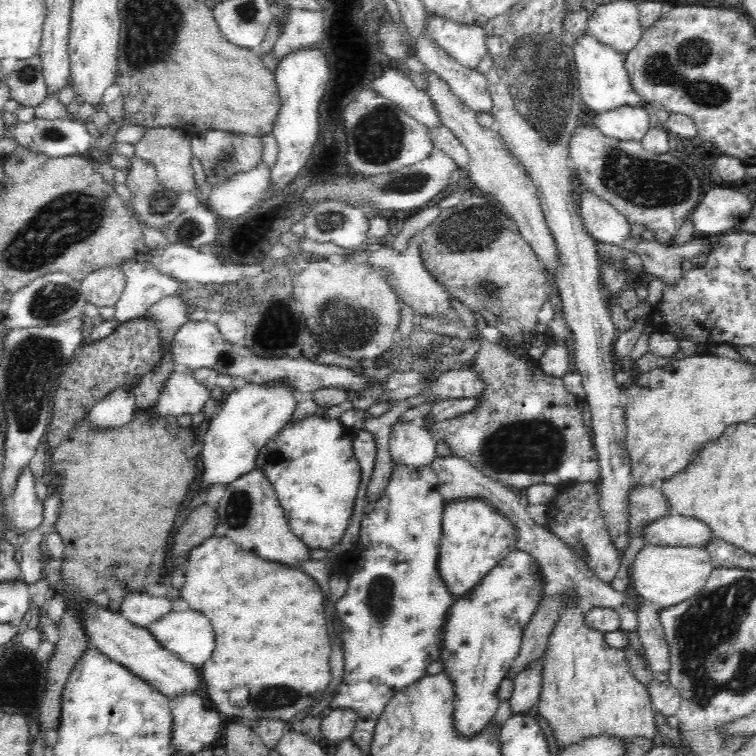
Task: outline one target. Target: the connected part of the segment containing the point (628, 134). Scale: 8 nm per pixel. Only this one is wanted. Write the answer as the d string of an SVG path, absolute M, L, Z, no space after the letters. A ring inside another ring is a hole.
M645 105L621 106L620 109L608 110L608 113L595 114L593 125L610 138L642 142L650 128L650 112Z

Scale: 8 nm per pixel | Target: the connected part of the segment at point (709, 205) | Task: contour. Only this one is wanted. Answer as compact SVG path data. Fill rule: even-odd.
M712 188L701 197L689 215L696 236L720 236L728 230L737 229L750 214L750 200L742 192L730 188Z

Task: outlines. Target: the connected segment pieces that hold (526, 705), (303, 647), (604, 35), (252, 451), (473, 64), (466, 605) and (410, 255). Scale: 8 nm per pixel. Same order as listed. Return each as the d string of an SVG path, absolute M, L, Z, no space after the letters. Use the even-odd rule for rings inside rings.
M542 661L536 662L532 668L512 676L514 691L509 699L512 715L522 715L523 712L538 704L542 686L541 668Z
M214 534L190 552L181 594L181 600L184 598L192 610L210 618L216 632L216 650L199 670L199 676L206 684L208 698L219 712L226 716L240 716L249 723L268 718L287 722L321 700L330 684L330 638L326 632L322 590L308 574L292 570L288 565L264 562L246 550L238 550L236 543L226 534ZM236 688L248 688L250 692L245 707L230 704L228 696Z
M612 1L589 12L586 28L602 44L621 54L629 53L640 40L638 1Z
M246 383L241 389L231 389L221 397L216 414L207 421L209 428L204 435L203 448L200 452L202 458L202 484L200 488L210 486L228 486L238 477L247 475L254 469L254 460L257 451L264 446L270 438L274 438L288 420L292 418L292 412L296 409L297 400L294 392L286 385L256 385Z
M428 17L427 33L460 64L476 69L487 54L487 34L478 25L461 25L442 17Z
M516 549L483 578L470 598L455 601L452 606L440 661L444 672L455 681L452 723L457 739L475 739L492 724L501 701L497 697L500 683L509 676L523 629L544 596L540 581L532 573L536 562L531 554Z
M418 232L408 241L408 248L400 254L398 250L394 250L392 246L382 246L374 252L370 252L366 256L367 266L372 267L374 271L384 274L386 276L386 285L396 293L396 297L400 302L406 302L411 306L417 314L427 314L428 316L446 316L452 313L453 310L450 304L450 296L445 293L445 288L428 272L424 267L424 260L420 254L419 243L416 240Z

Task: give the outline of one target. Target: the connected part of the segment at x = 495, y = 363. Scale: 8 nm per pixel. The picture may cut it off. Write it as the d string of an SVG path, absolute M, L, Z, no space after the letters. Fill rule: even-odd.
M482 340L480 342L481 347L476 354L474 361L469 365L469 367L480 375L480 378L485 382L484 394L480 398L481 403L479 407L476 407L472 412L465 414L464 416L454 417L449 420L430 420L430 424L423 424L422 427L428 431L428 434L436 442L444 442L448 444L451 448L451 454L468 461L474 468L477 468L480 472L483 472L486 476L493 478L494 480L502 483L504 486L515 489L516 491L524 490L532 484L553 484L557 485L562 482L593 482L597 484L599 480L599 458L594 449L593 437L591 433L586 430L584 423L582 421L582 406L584 400L580 399L574 394L566 391L566 387L563 383L563 378L558 378L555 376L548 376L539 365L539 361L533 359L527 354L524 356L517 356L516 354L511 354L507 352L503 344L490 343L489 341Z

